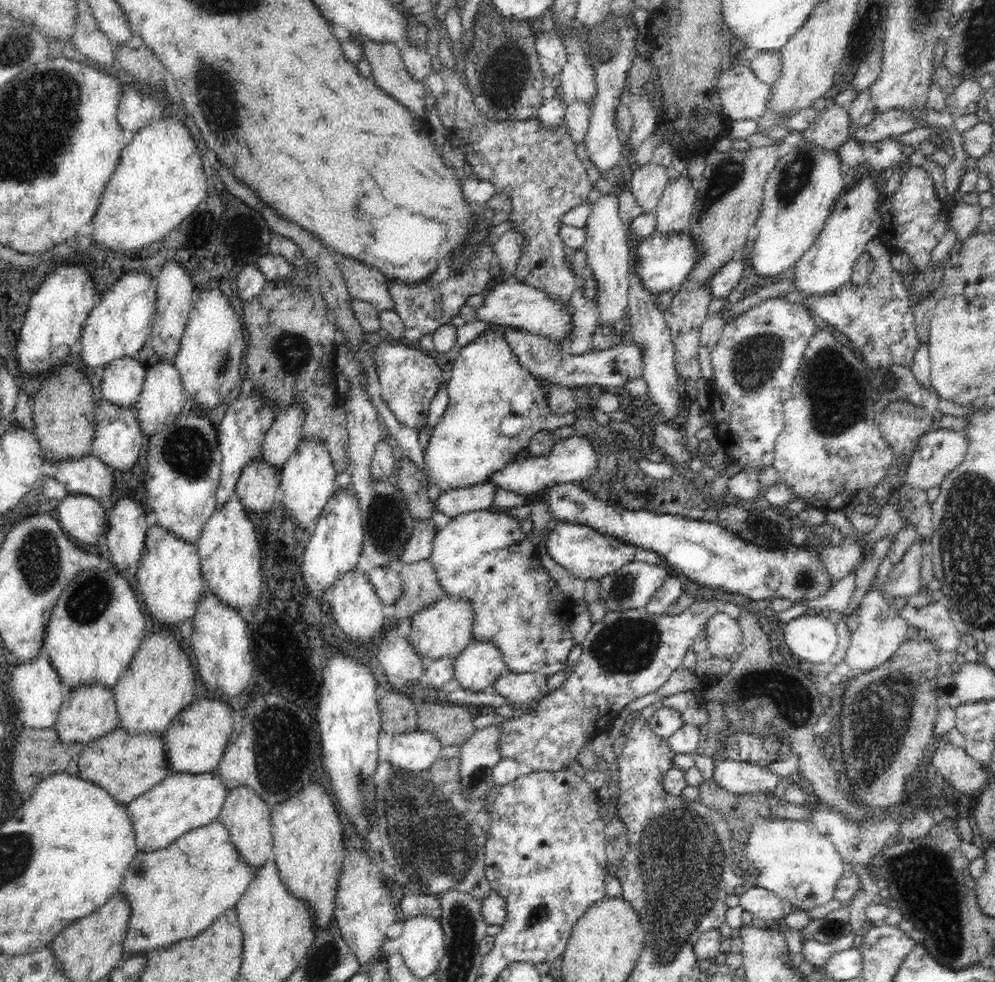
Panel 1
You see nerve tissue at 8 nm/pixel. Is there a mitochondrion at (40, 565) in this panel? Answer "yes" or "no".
yes

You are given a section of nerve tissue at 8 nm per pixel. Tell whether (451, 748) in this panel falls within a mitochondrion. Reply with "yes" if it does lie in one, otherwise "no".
no

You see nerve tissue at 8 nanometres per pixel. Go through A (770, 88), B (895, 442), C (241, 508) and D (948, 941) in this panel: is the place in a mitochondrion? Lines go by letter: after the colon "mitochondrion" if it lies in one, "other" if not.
A: other
B: other
C: other
D: mitochondrion

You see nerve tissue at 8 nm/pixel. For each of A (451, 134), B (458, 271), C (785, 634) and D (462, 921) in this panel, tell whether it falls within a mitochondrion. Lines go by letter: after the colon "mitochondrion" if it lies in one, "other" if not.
A: other
B: other
C: other
D: mitochondrion

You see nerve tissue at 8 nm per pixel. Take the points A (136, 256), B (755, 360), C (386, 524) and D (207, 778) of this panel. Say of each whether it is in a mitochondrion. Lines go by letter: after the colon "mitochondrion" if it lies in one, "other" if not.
A: other
B: mitochondrion
C: mitochondrion
D: other

